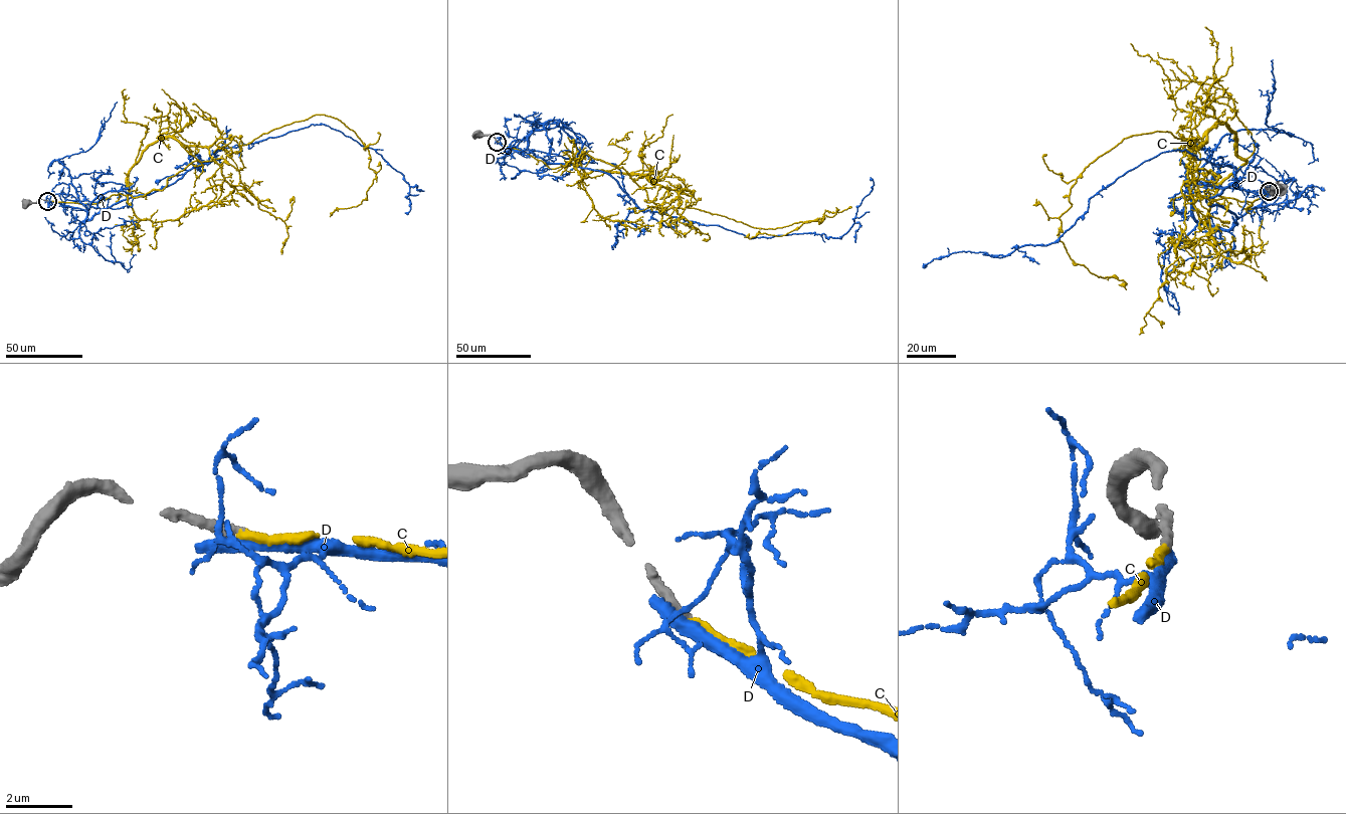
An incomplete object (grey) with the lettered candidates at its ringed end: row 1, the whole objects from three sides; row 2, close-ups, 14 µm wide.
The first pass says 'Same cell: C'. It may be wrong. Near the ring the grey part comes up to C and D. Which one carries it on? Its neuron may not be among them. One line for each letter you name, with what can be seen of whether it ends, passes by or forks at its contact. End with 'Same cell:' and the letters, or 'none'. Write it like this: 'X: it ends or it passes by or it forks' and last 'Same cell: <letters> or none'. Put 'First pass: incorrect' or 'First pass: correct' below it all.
C: it ends
Same cell: C
First pass: correct

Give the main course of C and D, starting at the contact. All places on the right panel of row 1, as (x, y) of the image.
C: (1269, 191), (1193, 202), (1220, 176), (1187, 143), (1123, 140), (1077, 178), (1059, 238), (1126, 289)
D: (1269, 191), (1232, 229), (1205, 200), (1237, 184), (1234, 167), (1162, 152), (1053, 242), (923, 263)

